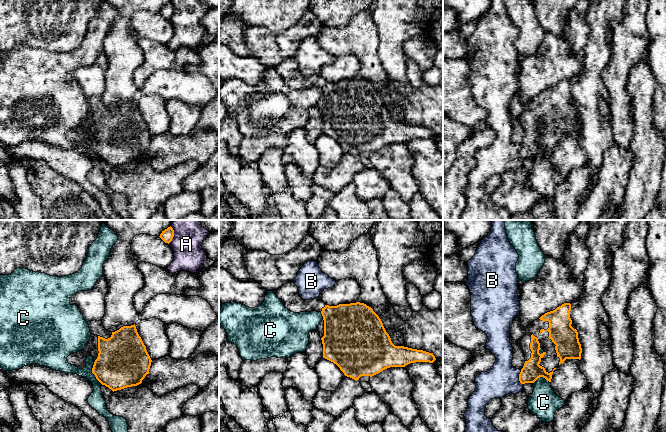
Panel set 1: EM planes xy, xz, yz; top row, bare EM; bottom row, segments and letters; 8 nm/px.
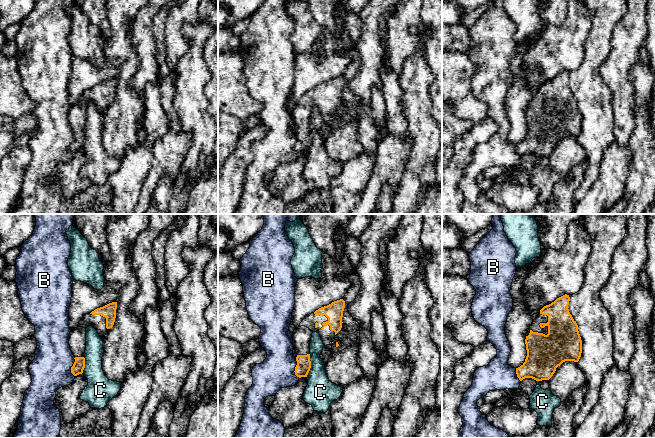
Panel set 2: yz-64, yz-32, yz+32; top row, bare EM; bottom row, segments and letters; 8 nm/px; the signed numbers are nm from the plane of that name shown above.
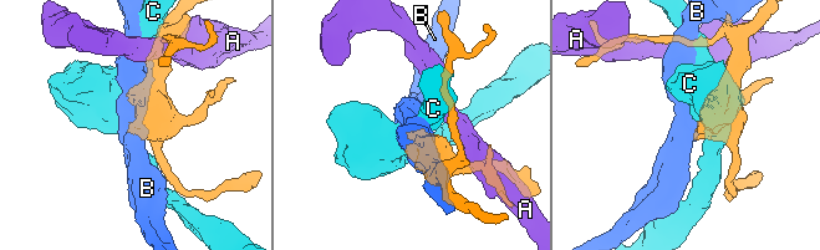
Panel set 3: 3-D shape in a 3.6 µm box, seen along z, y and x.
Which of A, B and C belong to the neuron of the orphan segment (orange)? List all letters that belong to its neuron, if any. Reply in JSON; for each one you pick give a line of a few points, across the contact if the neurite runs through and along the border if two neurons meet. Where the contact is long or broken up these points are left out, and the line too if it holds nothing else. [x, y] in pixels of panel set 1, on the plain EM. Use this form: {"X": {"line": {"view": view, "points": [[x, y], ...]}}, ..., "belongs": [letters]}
{"belongs": []}

